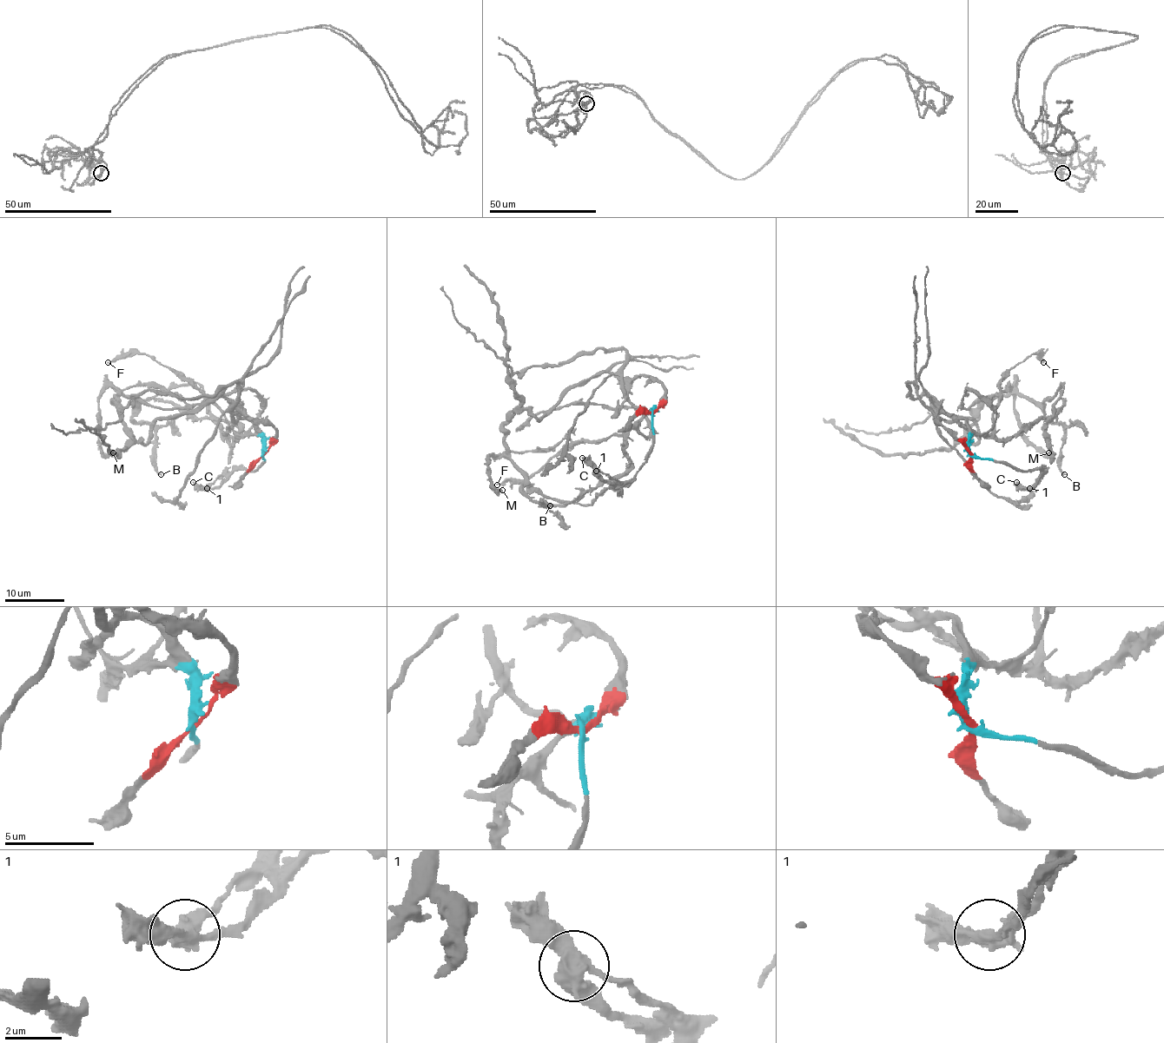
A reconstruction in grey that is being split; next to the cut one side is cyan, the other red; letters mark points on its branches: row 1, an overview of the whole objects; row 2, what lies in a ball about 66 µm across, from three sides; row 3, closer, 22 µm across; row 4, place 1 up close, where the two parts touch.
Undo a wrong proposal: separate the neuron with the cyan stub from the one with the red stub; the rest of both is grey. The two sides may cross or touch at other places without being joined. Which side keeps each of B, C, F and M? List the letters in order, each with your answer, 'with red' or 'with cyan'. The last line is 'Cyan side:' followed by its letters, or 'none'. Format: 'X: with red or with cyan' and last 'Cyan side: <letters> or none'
B: with red
C: with cyan
F: with cyan
M: with red
Cyan side: C, F

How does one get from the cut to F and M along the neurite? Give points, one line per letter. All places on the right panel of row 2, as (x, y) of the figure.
F: (971, 455), (969, 437), (992, 431), (992, 413), (1000, 397), (1000, 380), (1029, 354), (1039, 356), (1043, 362)
M: (971, 455), (934, 418), (932, 397), (968, 418), (973, 443), (975, 412), (1013, 386), (1022, 434), (1049, 452)

